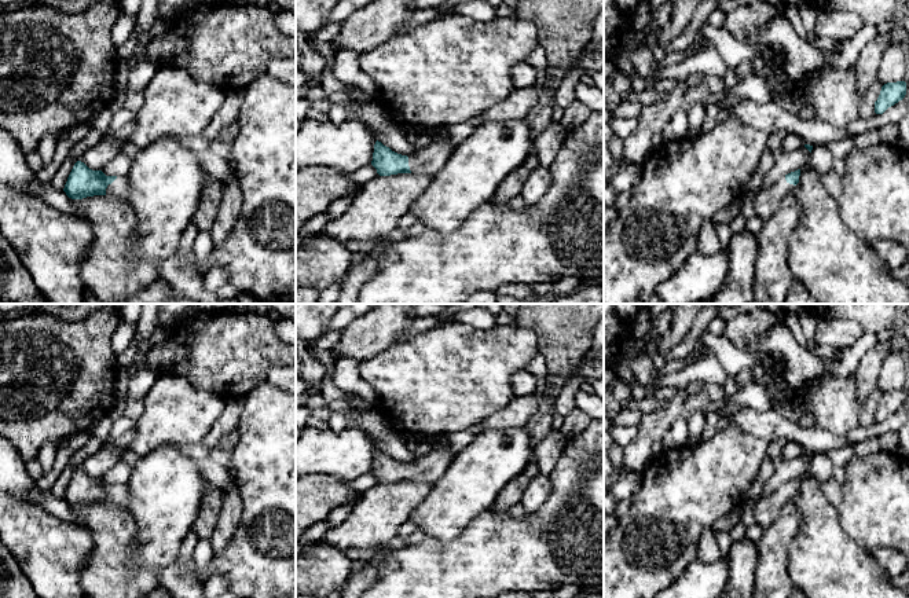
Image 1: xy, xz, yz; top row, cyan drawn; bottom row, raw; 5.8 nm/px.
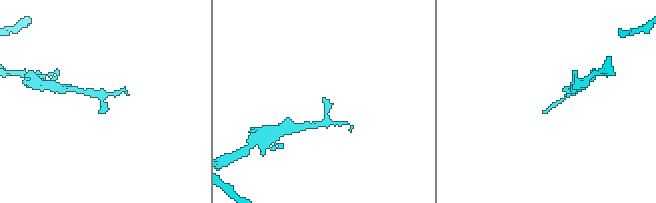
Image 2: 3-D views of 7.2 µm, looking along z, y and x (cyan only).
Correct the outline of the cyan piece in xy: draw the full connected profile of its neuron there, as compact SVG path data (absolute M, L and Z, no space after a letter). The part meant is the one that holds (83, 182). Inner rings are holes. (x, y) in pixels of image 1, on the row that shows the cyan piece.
M77 161L63 191L72 199L107 195L128 201L129 181L127 176L106 176L102 170L92 170L84 162Z

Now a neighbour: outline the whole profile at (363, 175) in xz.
M370 164L351 175L351 180L359 186L366 184L377 176L377 169Z

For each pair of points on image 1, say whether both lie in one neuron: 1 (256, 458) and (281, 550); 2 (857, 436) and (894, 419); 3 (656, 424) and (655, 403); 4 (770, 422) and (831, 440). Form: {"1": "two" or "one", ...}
{"1": "one", "2": "one", "3": "two", "4": "one"}

